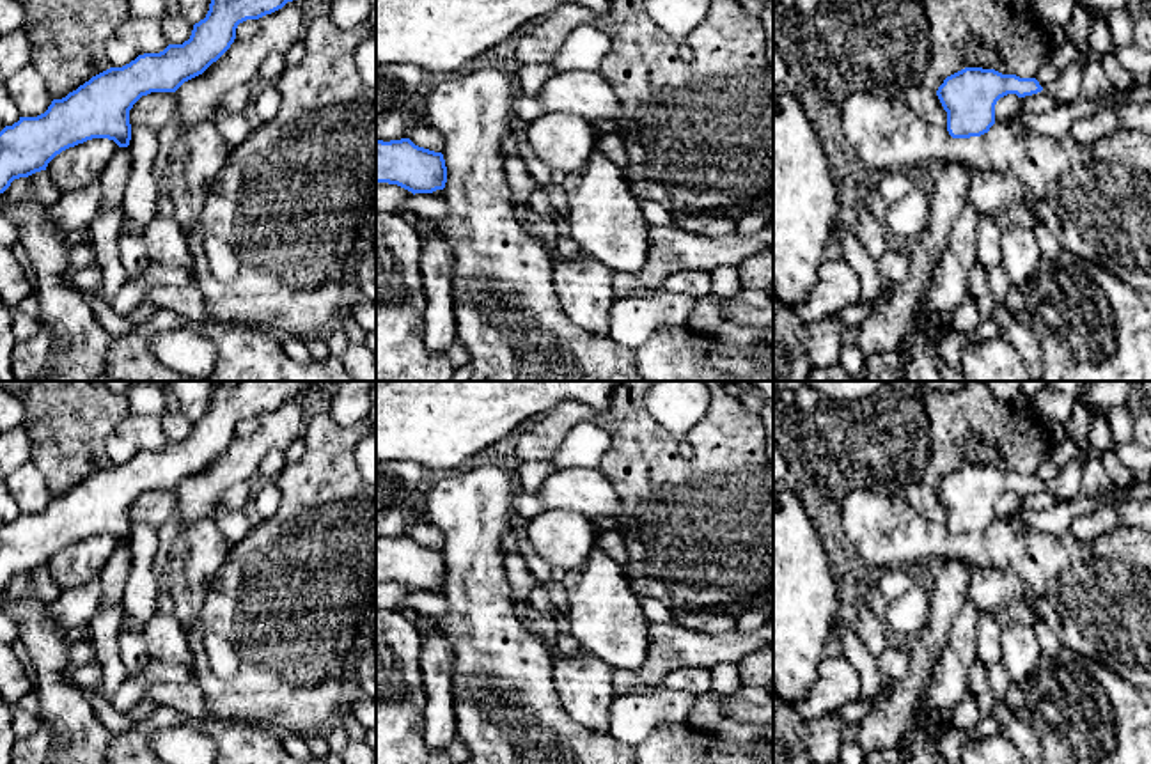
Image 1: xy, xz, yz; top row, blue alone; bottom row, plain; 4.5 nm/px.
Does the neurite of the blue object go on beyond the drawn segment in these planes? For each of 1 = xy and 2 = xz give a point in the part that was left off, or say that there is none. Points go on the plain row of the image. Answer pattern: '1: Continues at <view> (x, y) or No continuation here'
1: No continuation here
2: No continuation here

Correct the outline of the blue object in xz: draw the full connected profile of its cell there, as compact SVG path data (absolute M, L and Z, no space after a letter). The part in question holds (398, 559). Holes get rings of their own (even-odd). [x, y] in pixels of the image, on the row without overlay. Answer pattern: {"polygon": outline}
{"polygon": "M410 535L376 537L376 580L397 581L413 592L443 587L443 551L419 544Z"}

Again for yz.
{"polygon": "M965 464L944 477L936 493L947 509L952 535L981 534L995 521L995 502L1007 491L1018 495L1041 489L1036 475L1002 472L995 466Z"}

